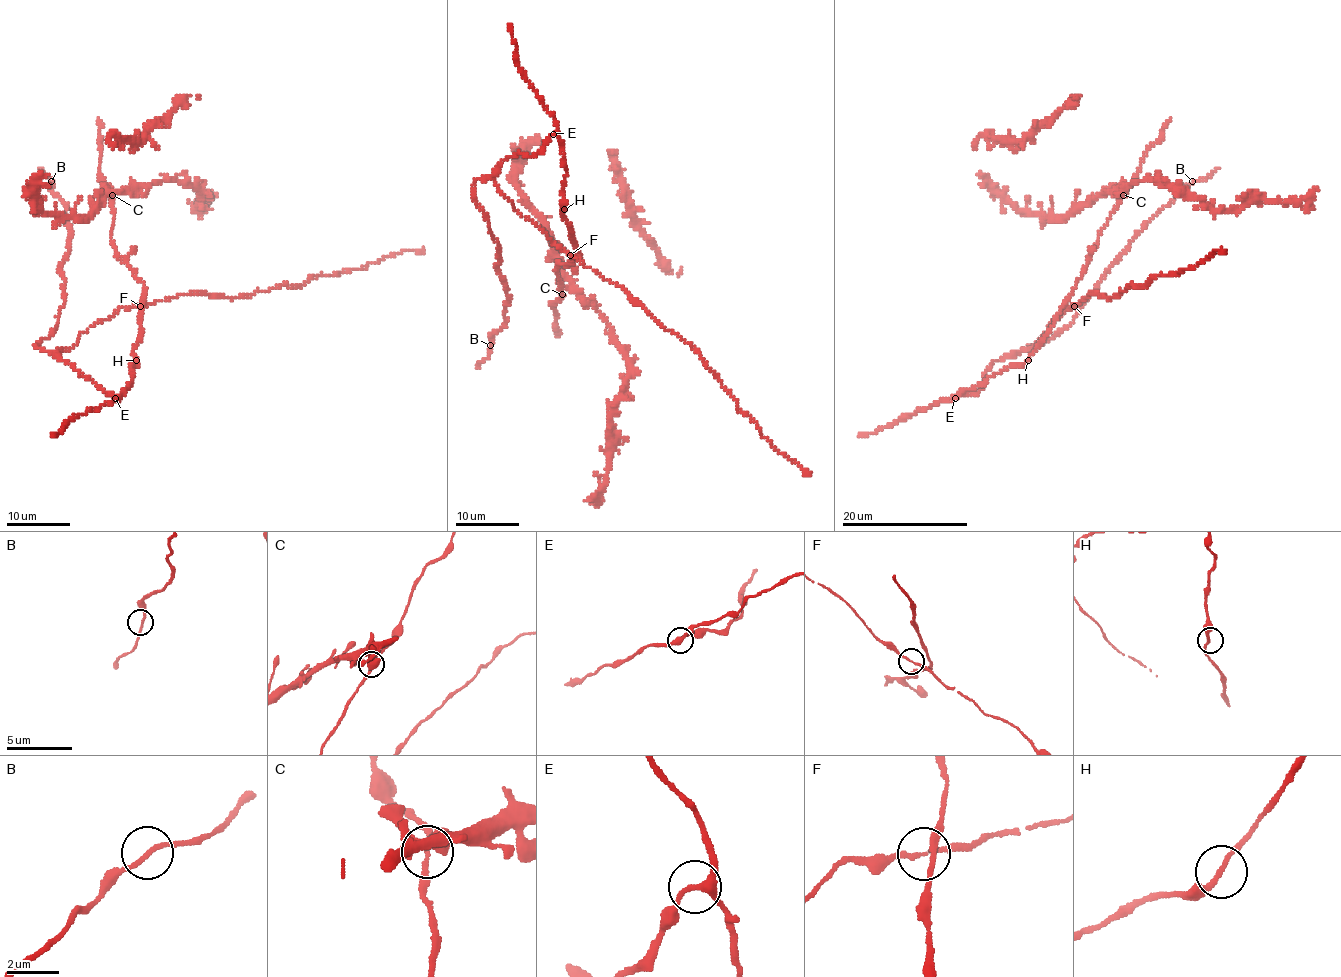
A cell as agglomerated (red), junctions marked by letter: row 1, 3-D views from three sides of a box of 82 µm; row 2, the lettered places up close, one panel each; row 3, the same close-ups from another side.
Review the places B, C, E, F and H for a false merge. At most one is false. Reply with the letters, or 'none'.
none

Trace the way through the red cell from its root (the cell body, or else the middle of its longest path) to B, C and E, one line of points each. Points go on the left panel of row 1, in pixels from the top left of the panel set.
B: (135, 360), (133, 380), (111, 396), (35, 346), (55, 330), (65, 295), (59, 268), (71, 230), (51, 181)
C: (135, 360), (133, 352), (140, 336), (146, 287), (120, 257), (112, 240), (115, 218), (112, 194)
E: (135, 360), (130, 369), (133, 380), (115, 398)

